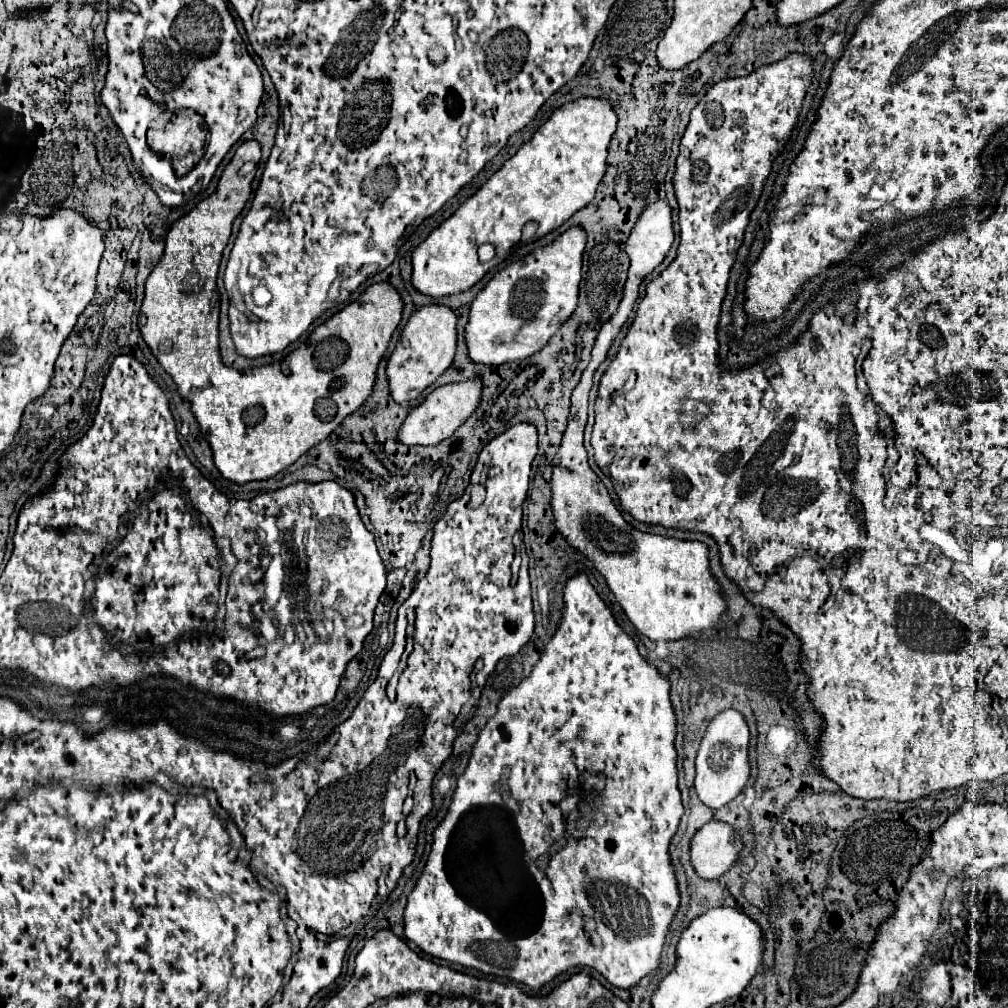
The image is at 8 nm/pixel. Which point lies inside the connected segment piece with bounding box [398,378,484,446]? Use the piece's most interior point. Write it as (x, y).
(446, 408)

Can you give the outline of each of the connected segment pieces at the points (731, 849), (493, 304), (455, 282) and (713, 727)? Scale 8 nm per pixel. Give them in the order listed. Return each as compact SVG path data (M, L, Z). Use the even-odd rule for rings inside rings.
M712 820L694 834L690 856L698 876L712 880L724 876L736 864L742 848L742 838L734 826Z
M580 226L566 230L552 244L536 248L518 262L512 262L504 270L496 272L494 278L480 290L470 306L470 318L466 324L466 344L468 356L480 364L506 364L514 360L524 360L540 352L550 338L560 330L560 326L572 316L578 306L578 284L582 280L582 254L586 248L586 232Z
M578 98L574 102L558 108L544 126L532 136L530 142L522 144L520 150L504 162L504 166L472 196L468 198L448 220L444 220L432 234L414 250L412 254L412 286L428 294L432 298L450 296L472 288L488 270L496 268L520 242L522 228L528 220L538 222L536 236L542 238L548 232L562 226L574 212L582 210L588 202L592 202L596 188L606 172L606 154L612 134L616 132L618 116L612 104L606 98ZM482 244L492 244L496 248L496 256L482 264L478 260L478 248Z
M728 708L710 722L696 756L696 780L694 780L696 792L706 806L722 808L730 800L734 800L746 786L750 778L748 744L750 744L750 730L742 712Z

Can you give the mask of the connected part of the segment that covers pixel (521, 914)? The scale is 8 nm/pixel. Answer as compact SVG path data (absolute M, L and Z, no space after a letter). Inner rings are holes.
M586 574L572 576L564 586L564 606L562 606L562 618L560 618L558 630L544 646L540 660L534 664L530 676L526 676L516 688L512 688L500 700L496 714L480 730L478 740L472 748L470 762L464 774L458 778L450 808L444 820L432 832L434 842L432 842L430 856L426 860L426 866L414 890L408 896L408 904L404 910L404 936L432 958L460 964L464 968L474 968L484 974L508 976L516 982L530 986L536 992L544 984L552 982L558 974L568 972L570 968L582 968L582 966L590 966L598 970L616 988L624 988L624 990L634 988L644 976L652 974L658 968L666 934L680 908L678 880L676 880L672 858L670 858L670 840L678 830L680 818L684 816L682 796L678 790L678 770L676 770L678 752L676 752L674 740L676 740L676 712L670 700L670 680L654 664L650 664L646 658L640 656L636 642L628 634L624 634L622 628L616 624L612 612L596 594ZM502 772L508 772L504 780L504 792L508 800L512 800L512 806L502 796ZM585 772L590 774L602 772L602 776L608 778L606 788L593 791L593 788L585 784L586 779L583 776ZM574 787L578 787L581 791L580 801L572 814L567 817L562 816L562 812L556 808L556 802L560 802ZM593 909L592 918L596 920L596 932L602 938L602 948L596 948L596 950L594 950L590 932L586 930L582 913L582 910Z

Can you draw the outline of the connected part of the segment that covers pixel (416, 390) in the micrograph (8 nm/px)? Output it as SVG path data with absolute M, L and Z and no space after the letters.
M440 304L422 306L418 312L410 316L386 368L388 382L390 382L390 394L394 396L398 404L416 400L452 364L456 356L456 342L458 342L456 324L458 324L456 312Z

